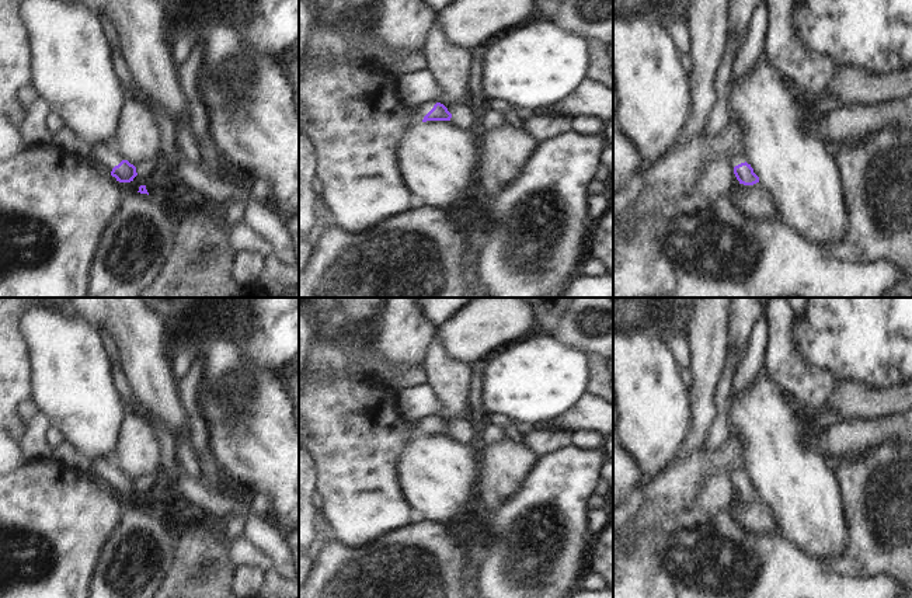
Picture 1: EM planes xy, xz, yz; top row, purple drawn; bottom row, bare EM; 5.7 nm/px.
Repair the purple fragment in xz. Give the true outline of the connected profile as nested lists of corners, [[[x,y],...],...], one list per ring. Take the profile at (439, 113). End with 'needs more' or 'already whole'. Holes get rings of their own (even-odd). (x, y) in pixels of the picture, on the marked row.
[[[429,101],[415,108],[415,121],[427,122],[427,121],[450,121],[452,114],[448,108],[438,102]]]; needs more

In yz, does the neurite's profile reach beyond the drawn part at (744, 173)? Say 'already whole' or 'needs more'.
needs more

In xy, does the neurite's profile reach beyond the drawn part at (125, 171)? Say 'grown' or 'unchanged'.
grown

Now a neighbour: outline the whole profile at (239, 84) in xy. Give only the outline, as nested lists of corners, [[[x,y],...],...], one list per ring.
[[[229,58],[216,67],[210,83],[219,84],[227,101],[236,102],[237,108],[241,109],[243,107],[250,107],[255,98],[258,73],[255,67],[243,69],[239,59]]]

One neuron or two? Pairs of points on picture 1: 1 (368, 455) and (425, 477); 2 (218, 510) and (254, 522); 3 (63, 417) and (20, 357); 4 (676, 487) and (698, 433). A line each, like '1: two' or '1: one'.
1: two
2: one
3: two
4: two

